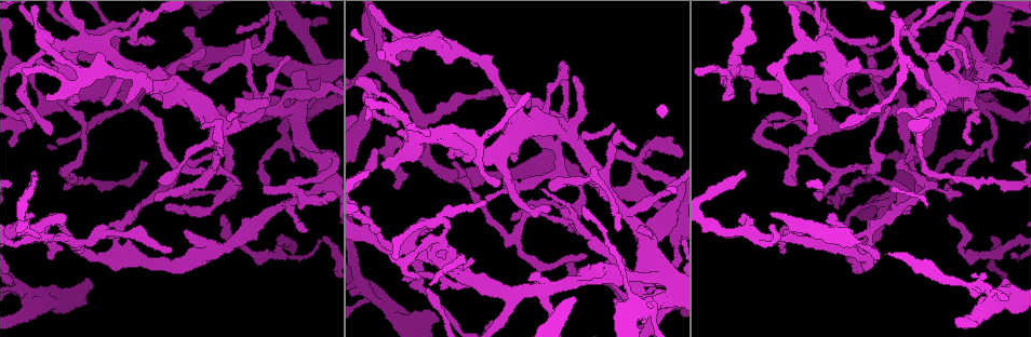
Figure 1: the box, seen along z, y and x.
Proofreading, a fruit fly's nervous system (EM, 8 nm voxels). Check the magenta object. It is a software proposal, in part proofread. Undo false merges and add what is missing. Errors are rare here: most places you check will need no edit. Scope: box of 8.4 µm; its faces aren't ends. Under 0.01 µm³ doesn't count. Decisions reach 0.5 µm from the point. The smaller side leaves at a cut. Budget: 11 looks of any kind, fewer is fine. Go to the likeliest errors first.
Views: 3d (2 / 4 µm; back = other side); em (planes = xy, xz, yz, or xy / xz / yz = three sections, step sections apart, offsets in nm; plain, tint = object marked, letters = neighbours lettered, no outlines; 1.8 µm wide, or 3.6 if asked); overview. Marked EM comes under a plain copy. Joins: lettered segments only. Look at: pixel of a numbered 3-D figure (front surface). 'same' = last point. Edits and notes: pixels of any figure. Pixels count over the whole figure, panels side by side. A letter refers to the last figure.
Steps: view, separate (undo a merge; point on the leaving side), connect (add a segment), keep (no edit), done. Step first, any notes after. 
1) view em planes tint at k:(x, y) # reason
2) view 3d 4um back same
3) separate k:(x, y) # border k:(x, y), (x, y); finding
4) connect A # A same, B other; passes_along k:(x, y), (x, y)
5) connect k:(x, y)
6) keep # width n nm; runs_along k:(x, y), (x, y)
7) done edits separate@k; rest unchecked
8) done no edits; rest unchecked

view em yz step 4 letters at 1:(960, 86) # four or more arms meet

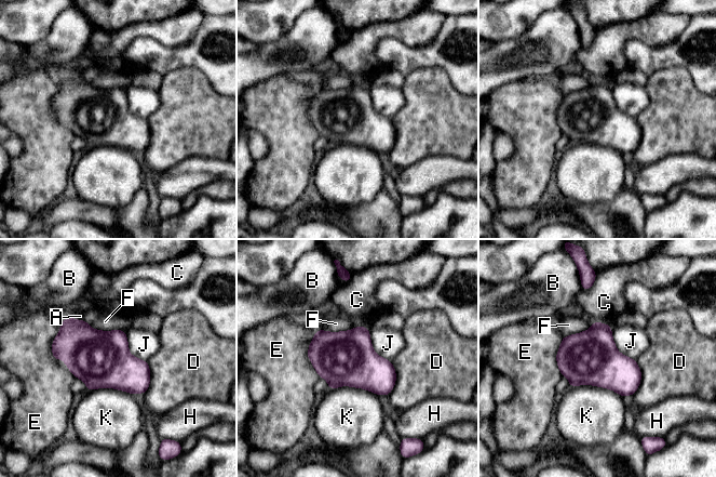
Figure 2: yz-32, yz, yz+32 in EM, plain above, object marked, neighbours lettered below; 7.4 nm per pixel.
view em planes letters same # another direction

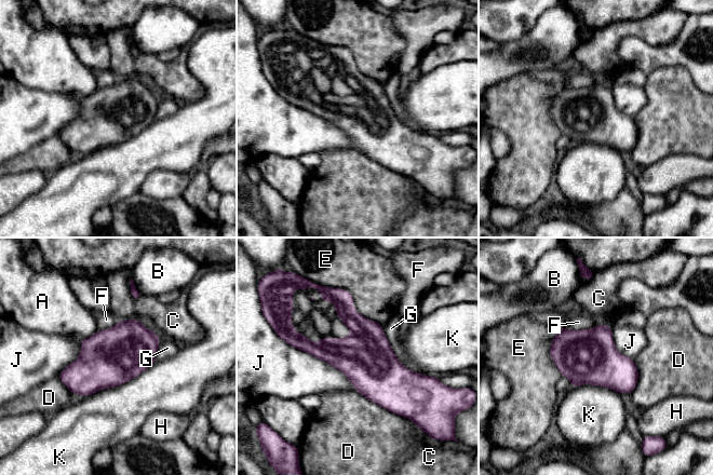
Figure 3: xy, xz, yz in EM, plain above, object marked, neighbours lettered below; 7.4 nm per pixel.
keep # longest_contact J 650 nm; A other, B other, C other, D other, E other, F other, G other, H other, J other, K other; border 3:(284, 341), (337, 368), (358, 391); continuous, no second neuron

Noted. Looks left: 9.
view 3d 2um at 1:(949, 218) # long arm stops here

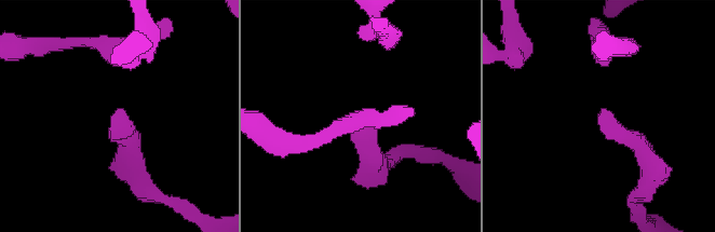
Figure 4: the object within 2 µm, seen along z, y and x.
view em yz step 16 tint at 4:(600, 112) # shape alone is not enough

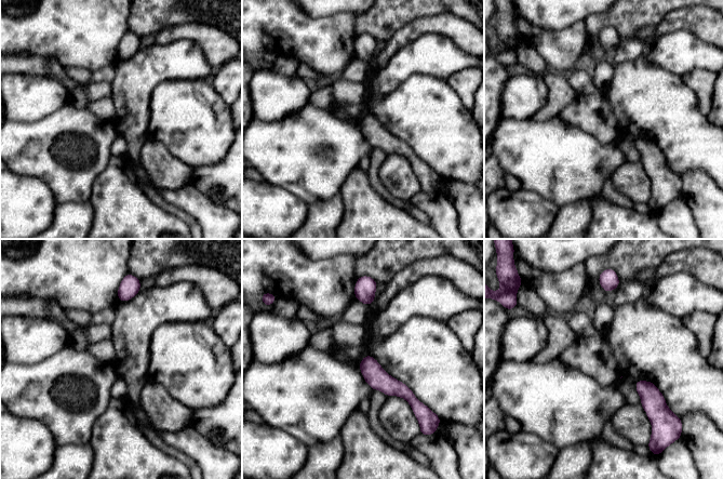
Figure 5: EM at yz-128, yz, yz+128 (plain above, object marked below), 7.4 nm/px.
view em planes letters same

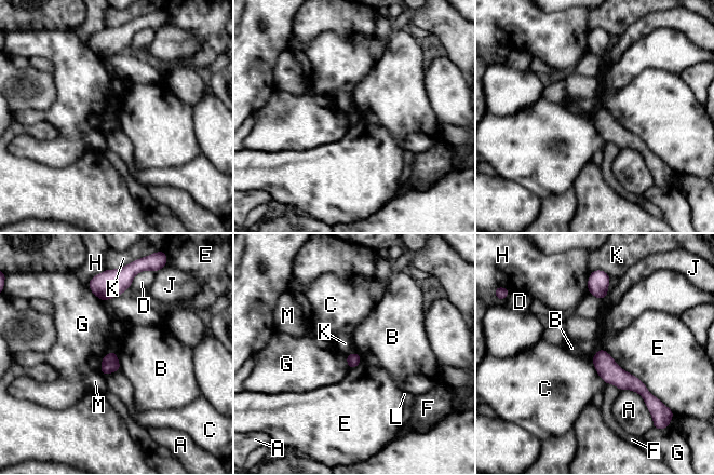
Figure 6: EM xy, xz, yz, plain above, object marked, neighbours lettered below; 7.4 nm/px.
keep # A other, B other, C other, D other, E other, F other, G other, H other, J other, K other, L other, M other; runs_along 6:(600, 352), (646, 395); no lettered segment goes on from it

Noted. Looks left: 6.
view 3d 4um at 1:(30, 214) # long arm stops here

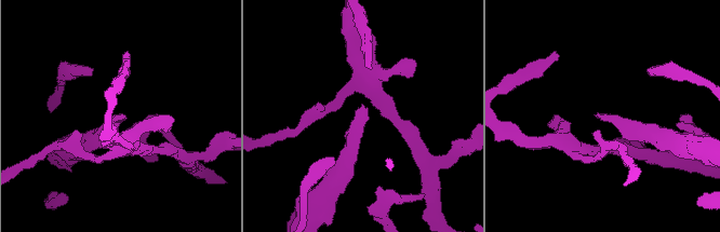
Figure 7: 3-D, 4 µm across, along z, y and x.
view em planes letters at 7:(120, 115)

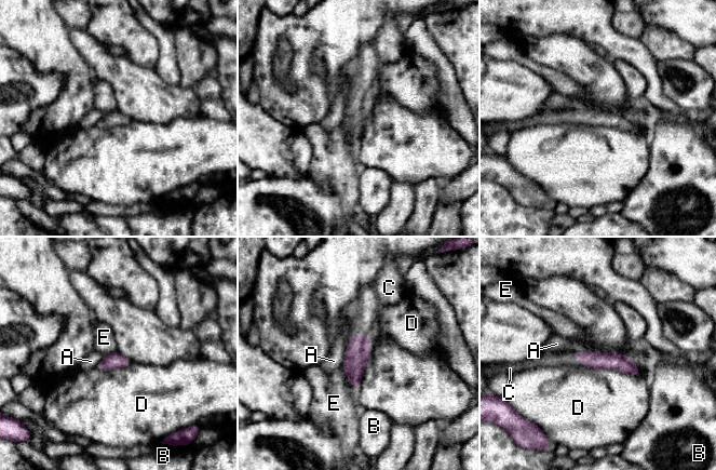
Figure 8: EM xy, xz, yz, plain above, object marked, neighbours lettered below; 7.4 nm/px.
connect C # longest_contact D 420 nm; A other, B other, C same, D other, E other; it goes on there

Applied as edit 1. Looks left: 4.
view em yz step 16 tint at 1:(379, 300) # calibre changes

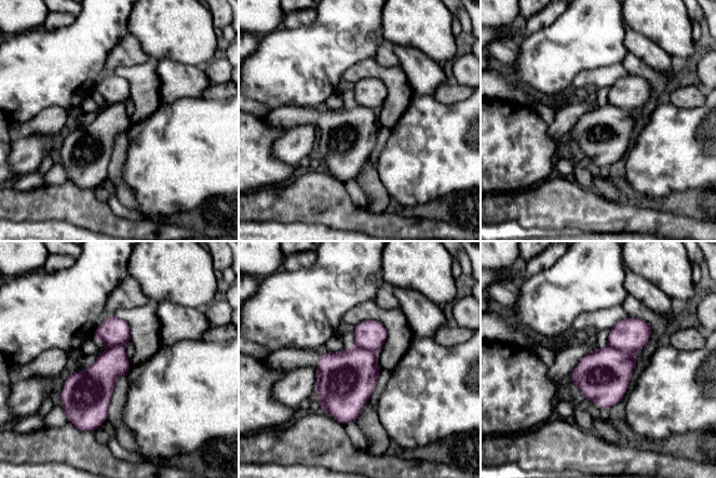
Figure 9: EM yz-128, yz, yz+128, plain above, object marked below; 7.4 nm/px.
view em planes letters same # cut it another way

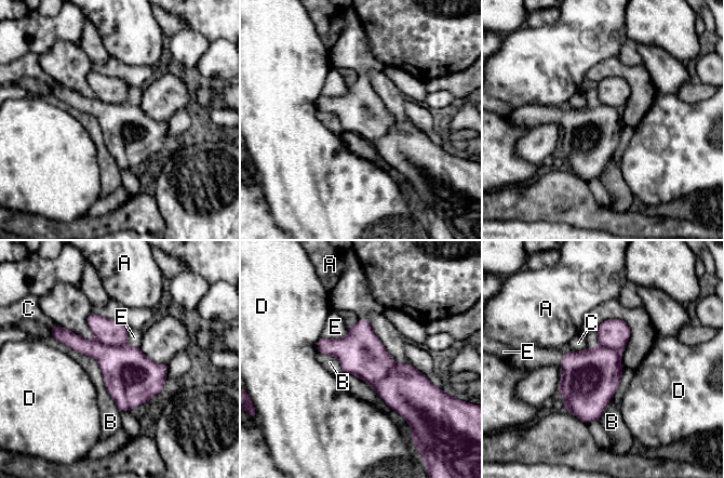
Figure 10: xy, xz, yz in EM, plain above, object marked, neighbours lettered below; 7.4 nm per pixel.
separate 10:(109, 332) # longest_contact B 550 nm; A other, B other, C other, D other, E other; border 10:(95, 339), (106, 345), (125, 345); two neurons meet here

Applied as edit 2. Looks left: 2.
done edits connect@8, separate@10; rest unchecked

